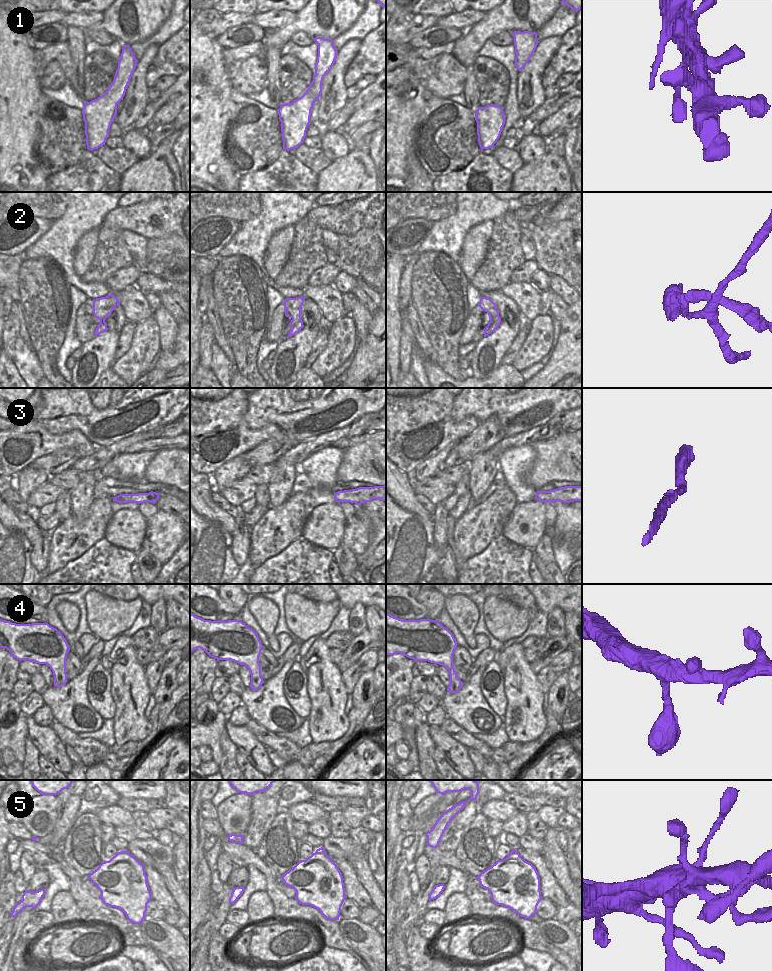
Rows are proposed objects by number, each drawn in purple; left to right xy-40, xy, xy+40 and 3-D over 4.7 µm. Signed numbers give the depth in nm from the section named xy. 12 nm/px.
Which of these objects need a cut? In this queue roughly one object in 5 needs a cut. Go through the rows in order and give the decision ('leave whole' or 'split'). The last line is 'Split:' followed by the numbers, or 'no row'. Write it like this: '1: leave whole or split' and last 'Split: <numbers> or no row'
1: leave whole
2: split
3: leave whole
4: leave whole
5: leave whole
Split: 2

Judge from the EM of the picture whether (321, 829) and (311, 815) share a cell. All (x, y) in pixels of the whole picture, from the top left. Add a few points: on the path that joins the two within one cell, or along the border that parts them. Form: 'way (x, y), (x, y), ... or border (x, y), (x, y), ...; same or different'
border (327, 814), (324, 818), (315, 819), (308, 824); different

